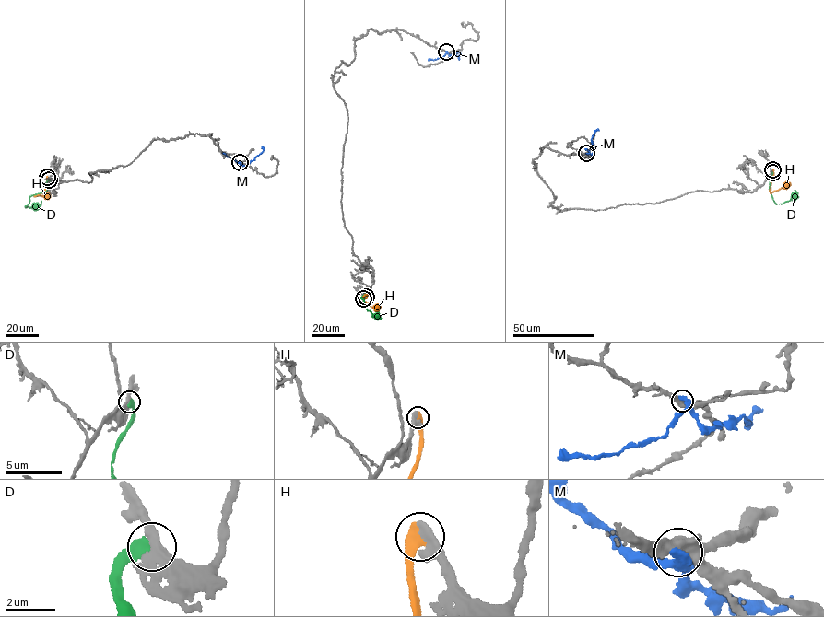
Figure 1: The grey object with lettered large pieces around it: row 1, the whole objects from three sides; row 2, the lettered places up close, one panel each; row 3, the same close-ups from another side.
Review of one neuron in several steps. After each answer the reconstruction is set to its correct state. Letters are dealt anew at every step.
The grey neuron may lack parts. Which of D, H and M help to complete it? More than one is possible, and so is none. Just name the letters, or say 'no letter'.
H

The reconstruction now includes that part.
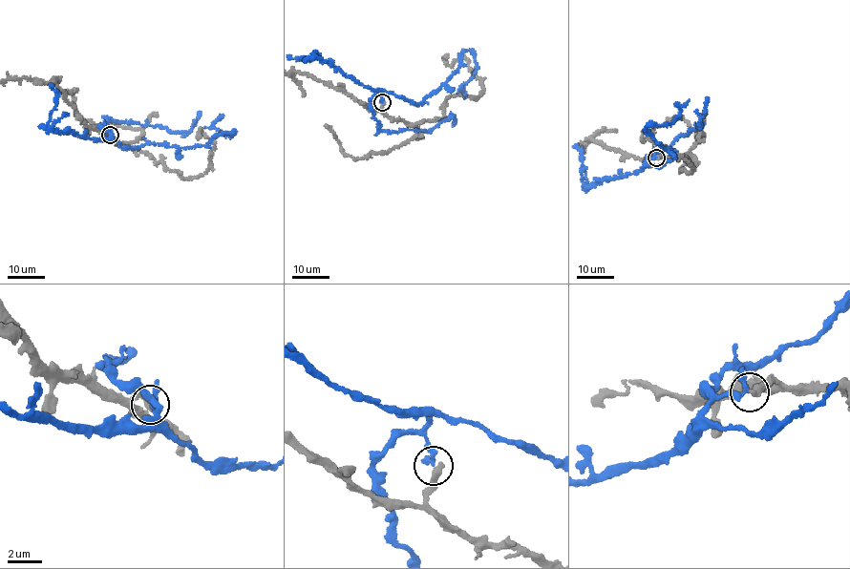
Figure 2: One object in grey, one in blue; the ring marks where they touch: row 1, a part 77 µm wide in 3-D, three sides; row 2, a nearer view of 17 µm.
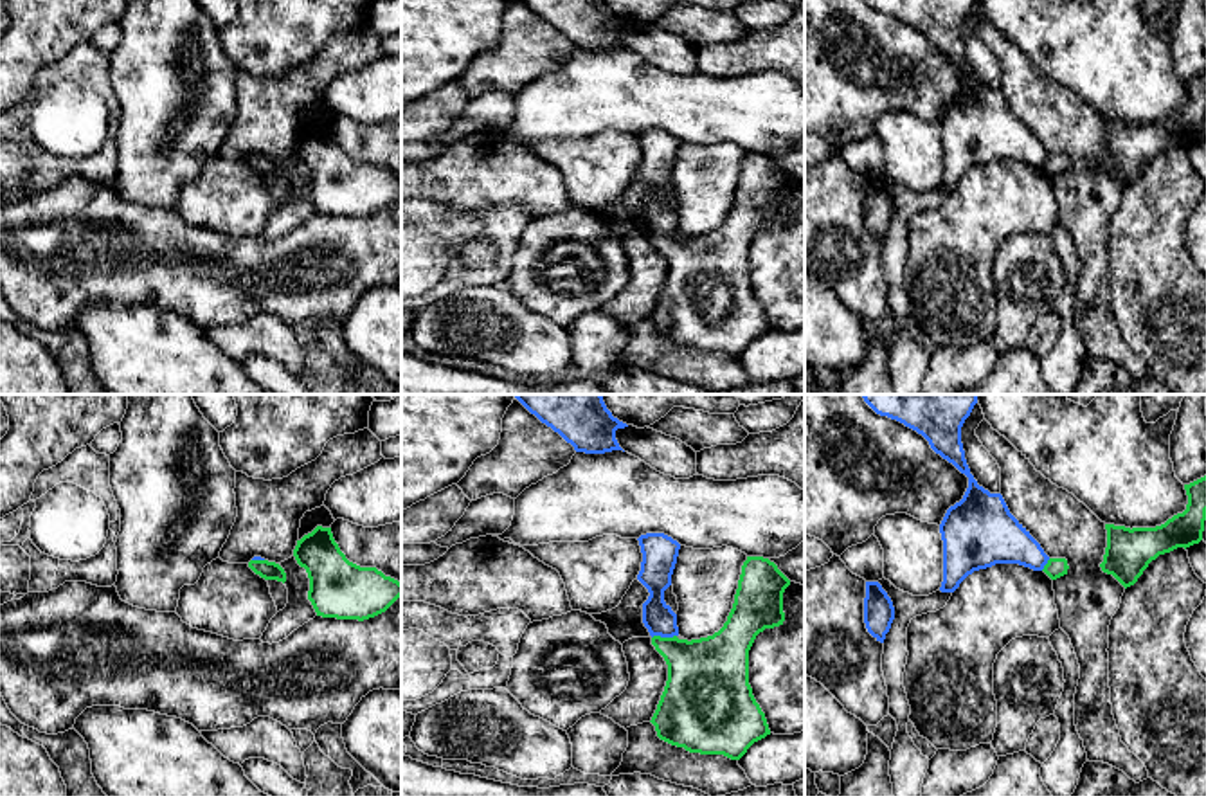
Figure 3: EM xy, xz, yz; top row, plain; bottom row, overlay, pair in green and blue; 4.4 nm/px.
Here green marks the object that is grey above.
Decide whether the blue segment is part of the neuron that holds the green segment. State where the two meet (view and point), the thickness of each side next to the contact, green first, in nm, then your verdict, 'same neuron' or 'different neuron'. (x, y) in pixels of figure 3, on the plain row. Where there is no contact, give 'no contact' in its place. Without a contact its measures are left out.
xz (663, 235) | 340/140 nm | different neuron

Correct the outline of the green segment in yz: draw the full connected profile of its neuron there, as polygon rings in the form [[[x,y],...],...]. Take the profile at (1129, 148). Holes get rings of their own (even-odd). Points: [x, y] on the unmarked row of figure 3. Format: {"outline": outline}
{"outline": [[[1206,72],[1184,81],[1188,101],[1156,124],[1125,124],[1105,121],[1107,144],[1102,167],[1112,171],[1125,185],[1134,182],[1159,151],[1190,144],[1202,137],[1206,117]]]}

